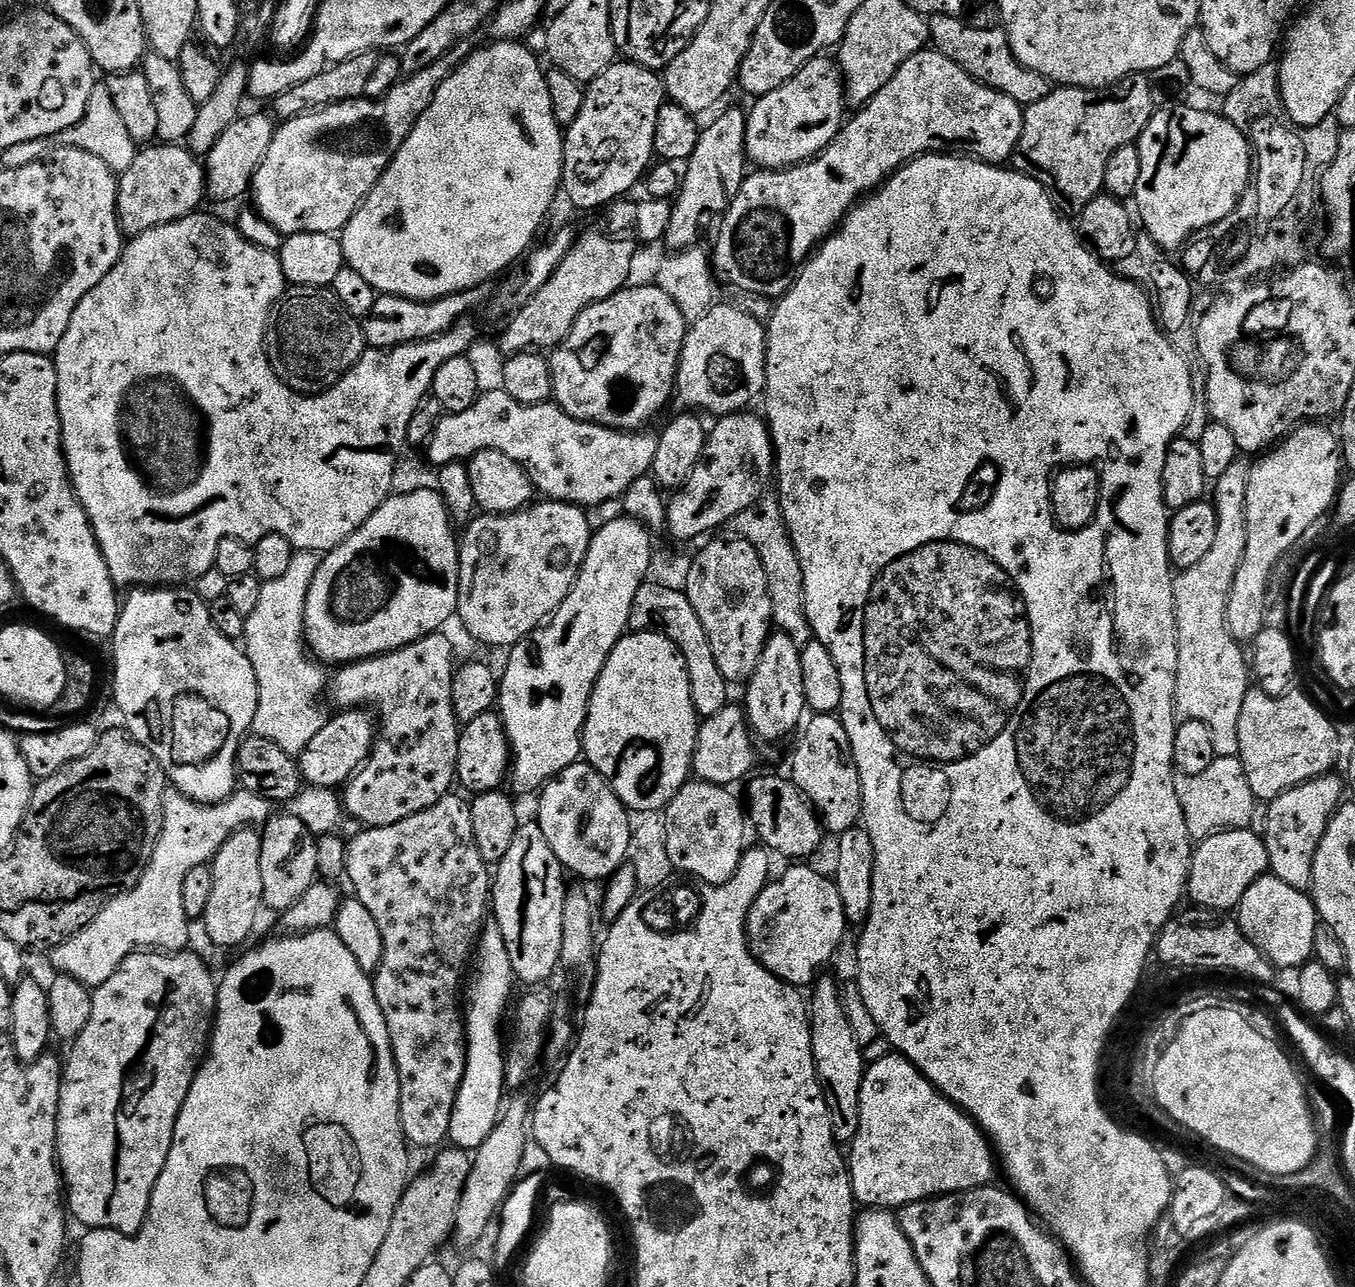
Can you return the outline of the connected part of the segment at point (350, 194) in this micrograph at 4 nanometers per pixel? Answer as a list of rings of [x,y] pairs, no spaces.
[[[453,50],[434,62],[429,69],[407,77],[378,100],[361,98],[347,100],[341,104],[332,104],[318,112],[307,112],[305,116],[296,116],[293,120],[283,121],[279,125],[276,137],[254,181],[255,207],[259,209],[270,226],[276,228],[281,237],[294,234],[340,234],[354,218],[354,214],[364,205],[364,199],[372,193],[374,186],[382,178],[384,171],[392,165],[392,159],[414,130],[422,114],[431,106],[436,97],[438,86],[460,65],[462,56]]]

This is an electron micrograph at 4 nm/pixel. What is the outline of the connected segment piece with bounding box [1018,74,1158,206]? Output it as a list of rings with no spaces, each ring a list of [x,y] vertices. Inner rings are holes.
[[[1141,74],[1128,76],[1119,86],[1110,88],[1057,87],[1046,98],[1042,98],[1042,102],[1034,102],[1024,108],[1024,136],[1020,139],[1019,155],[1024,155],[1037,168],[1037,173],[1044,172],[1043,179],[1057,193],[1060,191],[1070,203],[1077,206],[1089,204],[1105,191],[1106,168],[1112,155],[1135,145],[1146,130],[1150,118],[1157,112],[1158,104],[1152,97],[1152,86],[1153,81]]]

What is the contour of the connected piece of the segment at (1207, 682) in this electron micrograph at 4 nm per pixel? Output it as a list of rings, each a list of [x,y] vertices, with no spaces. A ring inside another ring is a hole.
[[[1237,462],[1234,466],[1230,466],[1230,470],[1226,470],[1226,474],[1222,474],[1220,480],[1215,481],[1214,492],[1216,488],[1216,497],[1214,503],[1216,505],[1216,517],[1218,518],[1218,538],[1214,538],[1214,547],[1210,549],[1210,554],[1206,554],[1206,558],[1202,562],[1198,562],[1198,566],[1183,569],[1173,579],[1174,586],[1174,602],[1176,603],[1176,629],[1178,630],[1178,670],[1176,671],[1176,715],[1177,719],[1184,723],[1186,721],[1201,721],[1203,724],[1210,725],[1215,738],[1215,746],[1217,755],[1222,758],[1234,758],[1239,755],[1240,746],[1238,744],[1238,721],[1242,710],[1242,702],[1246,698],[1250,687],[1250,664],[1246,659],[1246,652],[1242,649],[1241,641],[1234,639],[1228,629],[1228,619],[1226,618],[1226,610],[1228,609],[1228,599],[1232,593],[1234,580],[1238,574],[1238,570],[1242,566],[1242,560],[1246,554],[1246,542],[1248,541],[1248,523],[1246,522],[1246,492],[1248,490],[1248,473],[1249,465],[1244,462]]]

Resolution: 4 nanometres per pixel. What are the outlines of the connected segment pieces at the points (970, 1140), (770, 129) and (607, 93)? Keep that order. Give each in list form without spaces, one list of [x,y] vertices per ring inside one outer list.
[[[899,1054],[887,1056],[865,1067],[860,1095],[860,1125],[858,1134],[852,1139],[850,1151],[852,1151],[852,1156],[850,1152],[852,1195],[857,1205],[864,1204],[860,1206],[868,1210],[899,1210],[908,1204],[916,1204],[919,1200],[931,1200],[934,1196],[948,1196],[952,1192],[968,1192],[971,1188],[982,1188],[991,1185],[992,1175],[998,1172],[998,1160],[994,1155],[994,1149],[975,1120],[968,1113],[960,1111],[956,1105],[951,1104],[905,1056]]]
[[[817,58],[790,82],[755,101],[756,109],[747,113],[746,150],[749,161],[764,170],[783,170],[807,164],[831,146],[846,123],[844,74],[835,59]]]
[[[613,62],[597,80],[587,85],[582,114],[567,125],[564,137],[564,178],[562,192],[576,208],[600,208],[624,196],[645,179],[656,156],[658,120],[666,103],[664,82],[659,71],[631,62]]]

